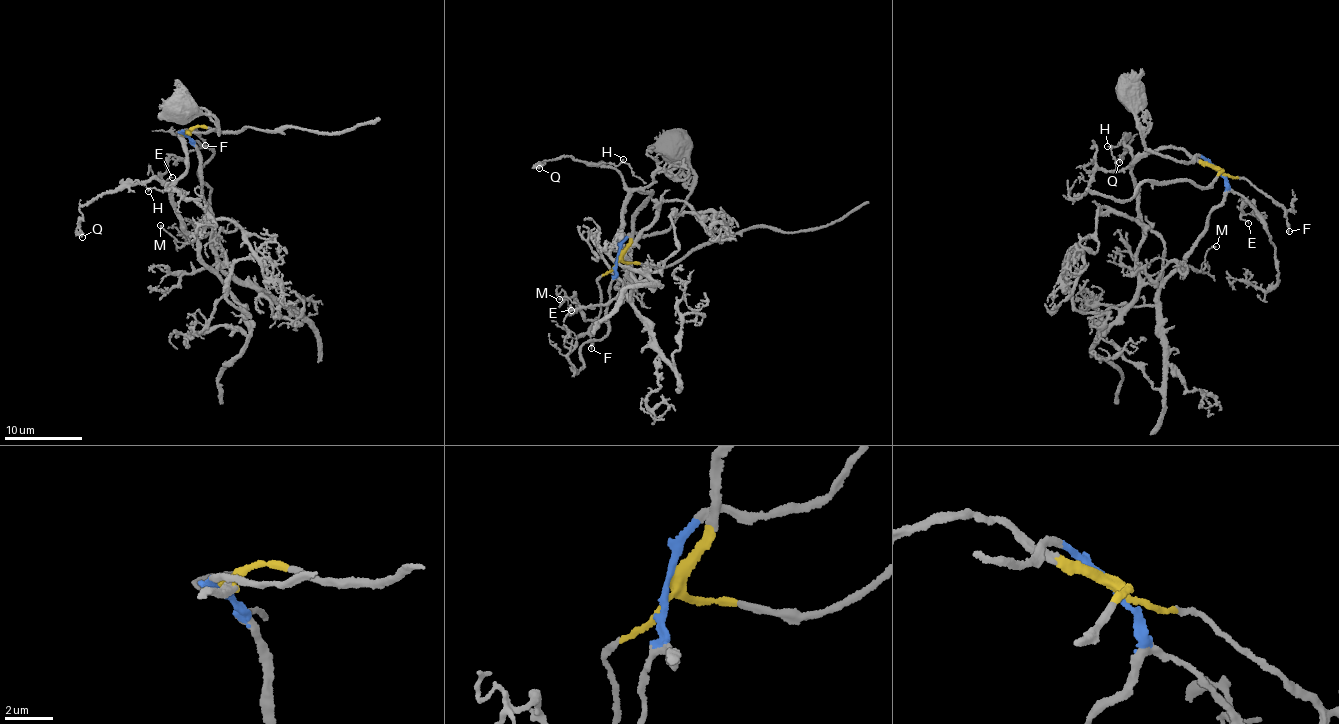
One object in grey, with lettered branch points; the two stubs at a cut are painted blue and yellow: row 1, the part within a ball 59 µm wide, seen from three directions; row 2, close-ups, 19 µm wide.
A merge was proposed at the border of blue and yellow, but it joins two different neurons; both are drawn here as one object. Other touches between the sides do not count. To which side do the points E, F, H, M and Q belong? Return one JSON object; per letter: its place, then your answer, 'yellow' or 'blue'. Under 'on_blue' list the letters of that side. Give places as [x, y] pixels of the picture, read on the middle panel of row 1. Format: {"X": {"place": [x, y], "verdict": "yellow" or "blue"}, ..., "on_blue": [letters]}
{"E": {"place": [571, 310], "verdict": "blue"}, "F": {"place": [591, 348], "verdict": "yellow"}, "H": {"place": [623, 159], "verdict": "yellow"}, "M": {"place": [559, 299], "verdict": "blue"}, "Q": {"place": [539, 168], "verdict": "yellow"}, "on_blue": ["E", "M"]}

